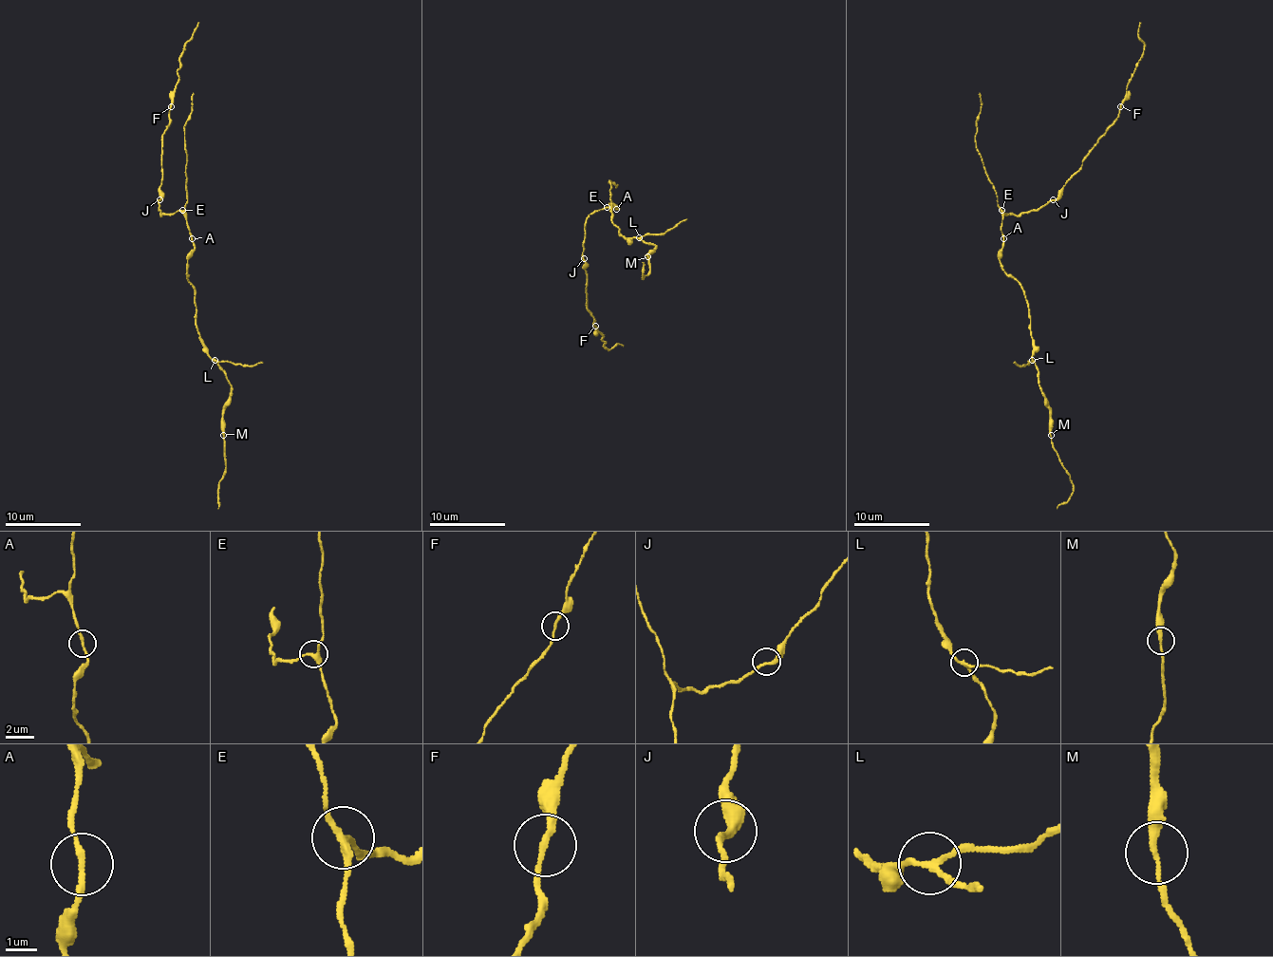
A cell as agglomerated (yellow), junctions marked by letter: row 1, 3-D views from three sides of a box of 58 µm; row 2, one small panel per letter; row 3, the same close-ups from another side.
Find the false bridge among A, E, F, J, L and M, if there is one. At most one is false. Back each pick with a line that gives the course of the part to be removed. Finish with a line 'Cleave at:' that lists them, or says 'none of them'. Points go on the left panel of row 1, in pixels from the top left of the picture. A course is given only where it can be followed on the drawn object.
L: foreign part runs (214, 359), (244, 365), (263, 363)
Cleave at: L

